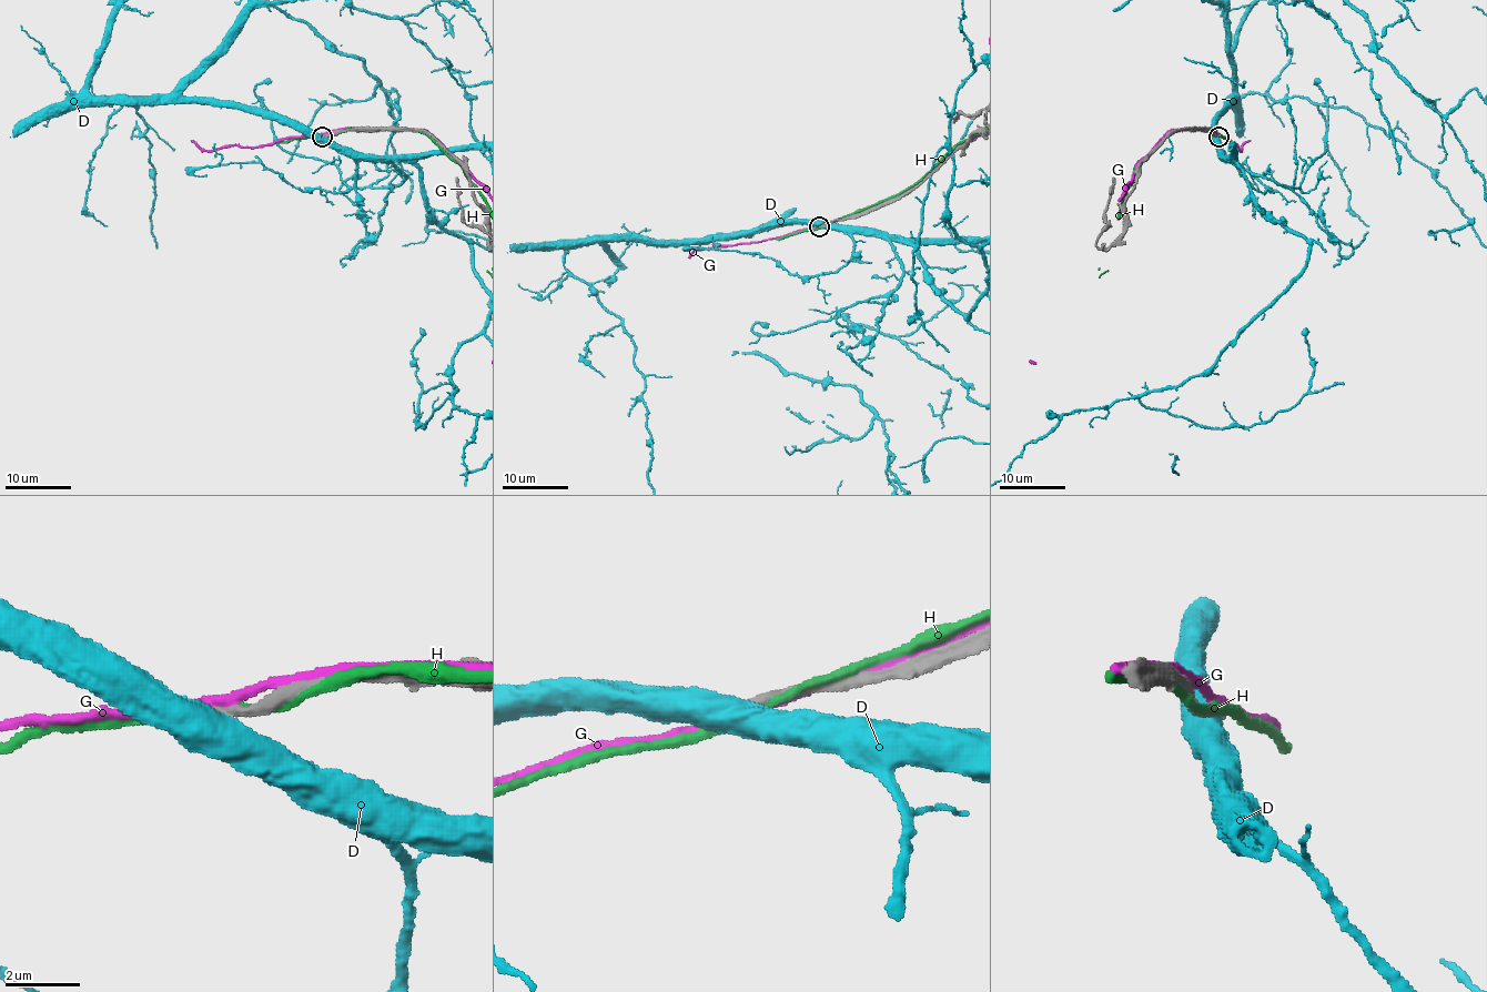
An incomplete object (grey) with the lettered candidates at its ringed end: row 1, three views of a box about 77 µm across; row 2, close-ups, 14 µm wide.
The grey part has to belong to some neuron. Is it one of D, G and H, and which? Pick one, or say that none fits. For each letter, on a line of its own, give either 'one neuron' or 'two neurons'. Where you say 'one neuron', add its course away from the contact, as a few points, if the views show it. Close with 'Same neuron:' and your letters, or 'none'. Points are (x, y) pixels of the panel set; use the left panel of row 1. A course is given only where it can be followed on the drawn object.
D: two neurons
G: two neurons
H: two neurons
Same neuron: none

